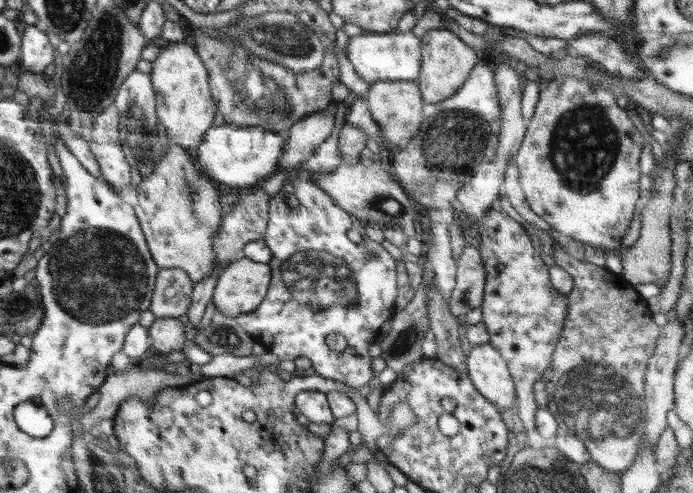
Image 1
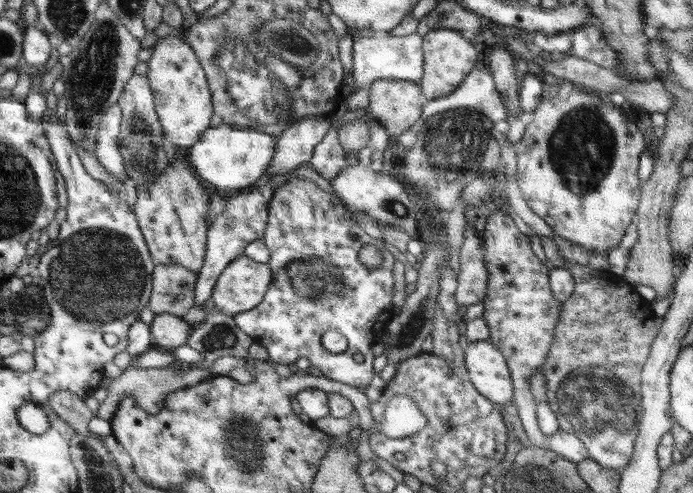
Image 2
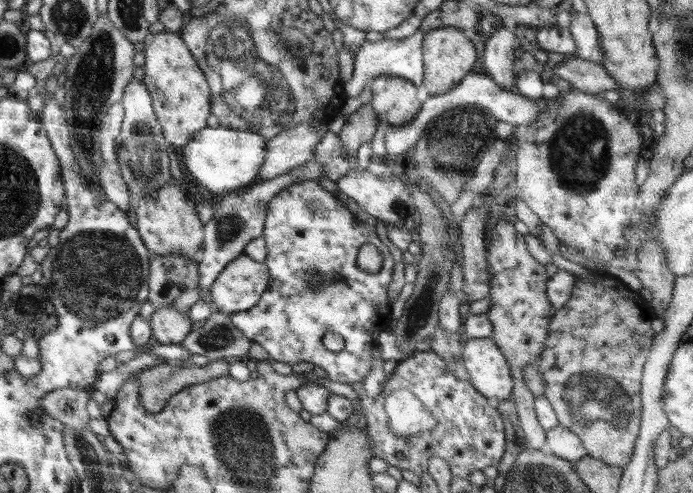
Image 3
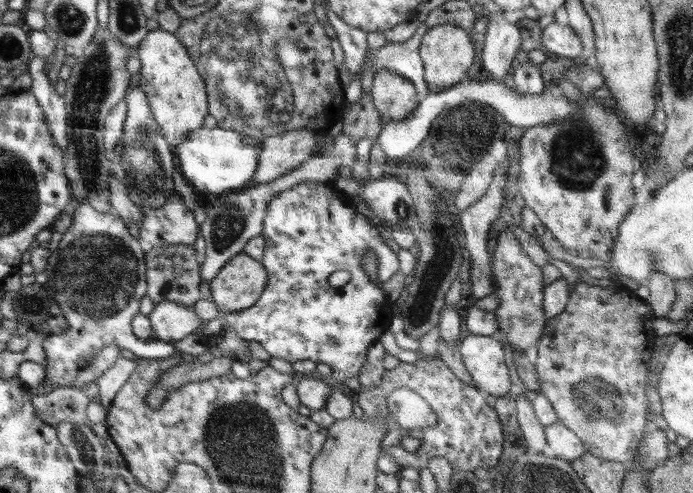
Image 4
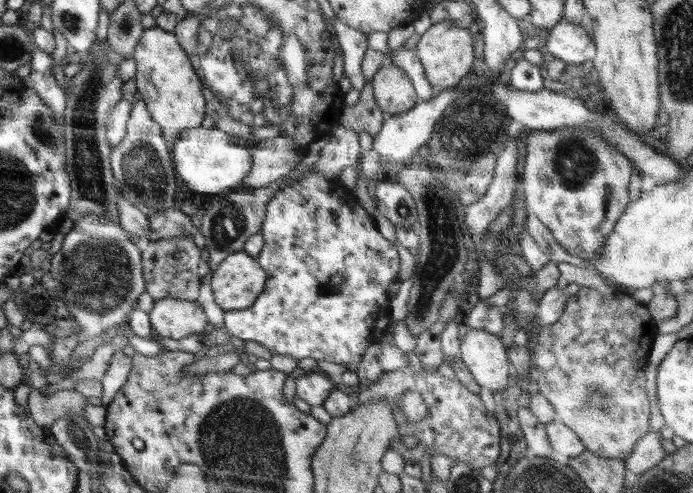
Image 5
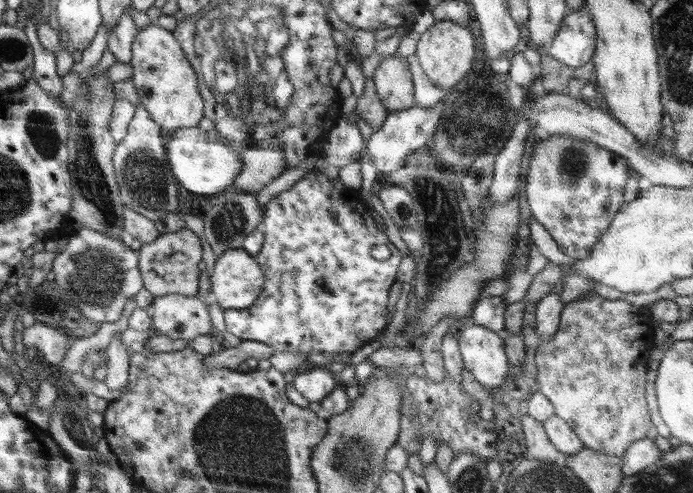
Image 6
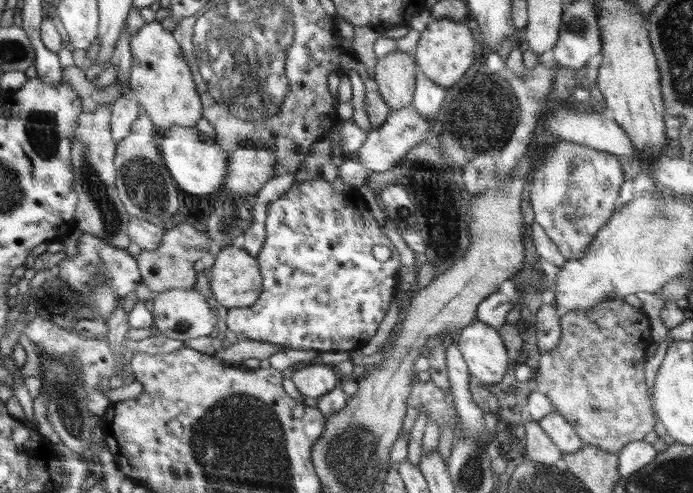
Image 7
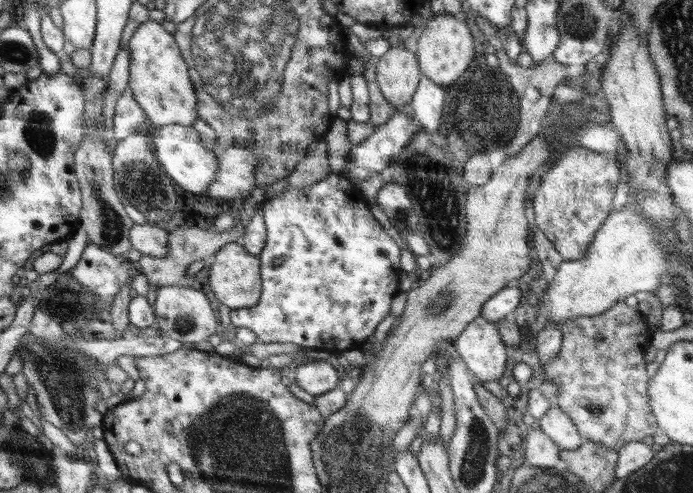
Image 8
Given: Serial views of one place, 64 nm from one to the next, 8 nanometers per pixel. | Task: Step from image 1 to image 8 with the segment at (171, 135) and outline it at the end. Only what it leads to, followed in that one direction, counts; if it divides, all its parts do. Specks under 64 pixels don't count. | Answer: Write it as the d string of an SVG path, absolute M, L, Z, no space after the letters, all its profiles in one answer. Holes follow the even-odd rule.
M146 22L138 27L128 42L129 88L136 102L147 114L152 125L181 124L192 126L199 118L197 98L188 67L173 34L167 33L158 22Z

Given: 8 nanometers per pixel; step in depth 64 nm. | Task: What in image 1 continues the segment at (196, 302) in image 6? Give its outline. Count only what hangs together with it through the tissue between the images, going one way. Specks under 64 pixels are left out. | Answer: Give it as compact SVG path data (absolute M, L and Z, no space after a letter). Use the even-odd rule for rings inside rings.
M176 317L157 318L147 329L151 338L150 349L157 354L168 355L188 344L184 335L184 323Z

